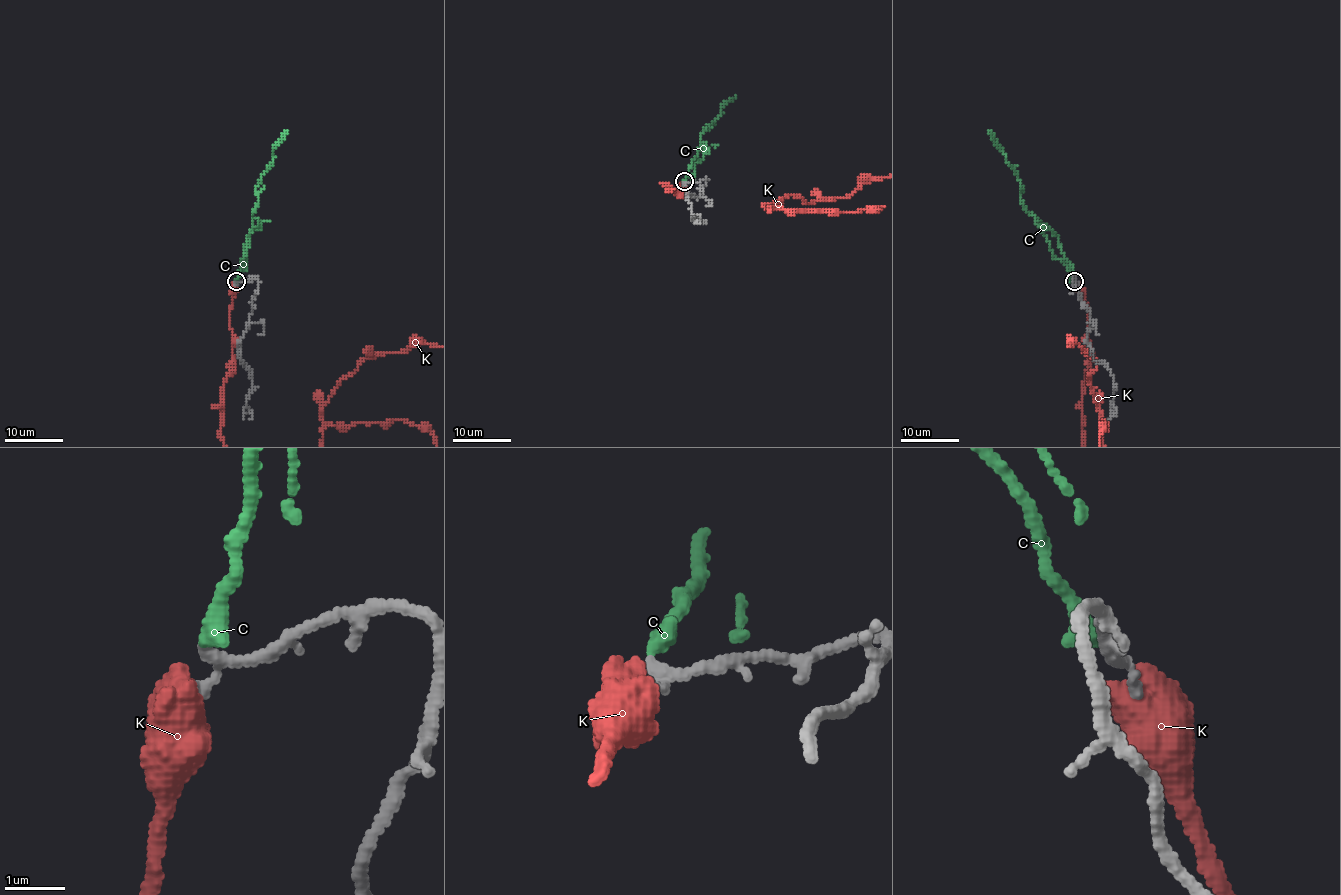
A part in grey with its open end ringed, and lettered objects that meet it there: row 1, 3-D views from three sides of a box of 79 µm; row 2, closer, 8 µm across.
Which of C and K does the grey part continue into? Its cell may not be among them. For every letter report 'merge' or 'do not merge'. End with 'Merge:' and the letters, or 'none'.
C: merge
K: do not merge
Merge: C

